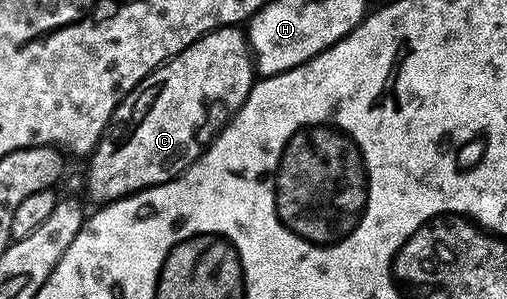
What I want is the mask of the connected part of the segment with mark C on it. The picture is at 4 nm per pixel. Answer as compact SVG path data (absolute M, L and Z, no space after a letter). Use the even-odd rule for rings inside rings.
M241 27L217 28L192 42L192 46L180 50L180 54L149 72L114 109L106 131L88 157L90 165L86 168L86 188L91 198L97 202L120 200L133 192L140 192L179 176L185 168L198 161L206 145L237 114L254 83L254 58L250 41Z

